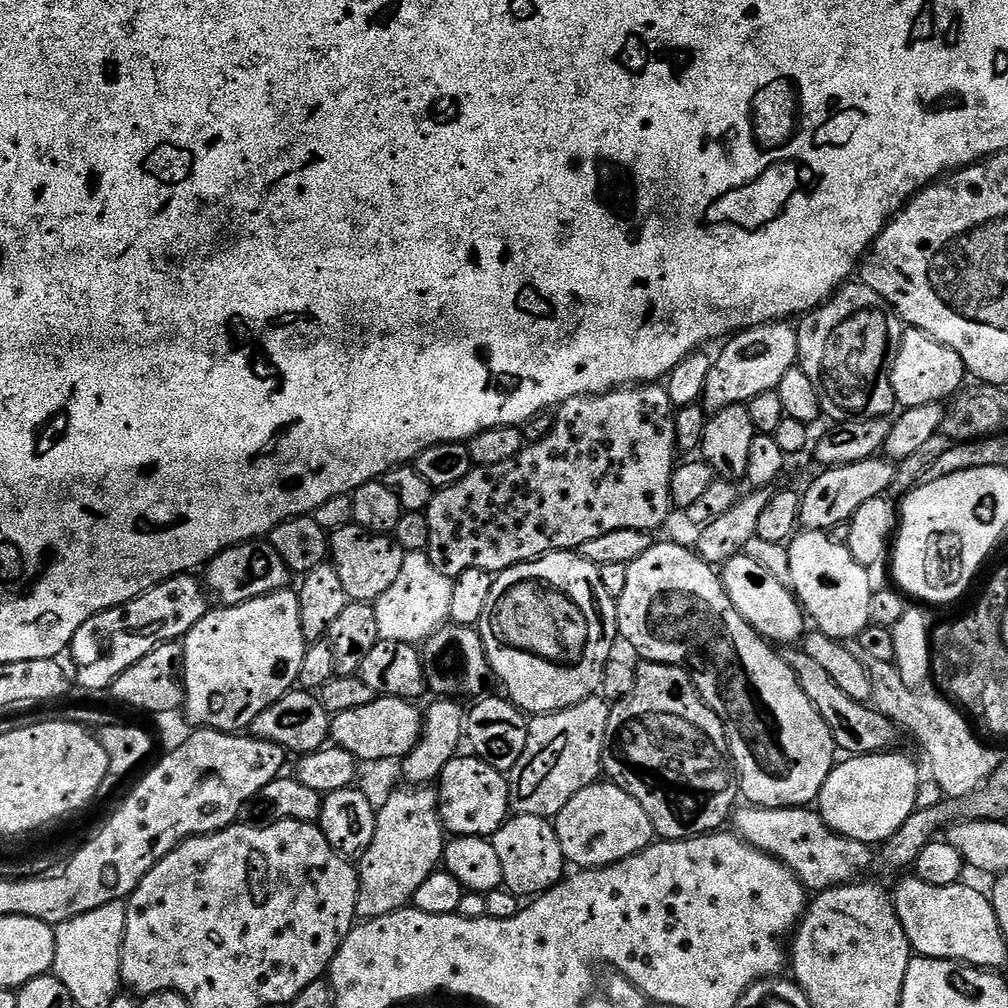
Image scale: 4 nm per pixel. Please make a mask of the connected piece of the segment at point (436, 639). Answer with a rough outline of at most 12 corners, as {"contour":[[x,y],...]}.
{"contour":[[449,622],[423,641],[427,687],[479,697],[492,676],[479,631]]}

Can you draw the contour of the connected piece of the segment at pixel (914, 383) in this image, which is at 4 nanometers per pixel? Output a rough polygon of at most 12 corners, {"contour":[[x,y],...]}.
{"contour":[[905,327],[892,360],[901,409],[948,402],[965,387],[962,358]]}

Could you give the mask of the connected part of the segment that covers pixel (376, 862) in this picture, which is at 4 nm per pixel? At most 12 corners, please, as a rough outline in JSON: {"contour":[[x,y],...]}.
{"contour":[[397,787],[358,857],[361,921],[441,867],[437,789]]}

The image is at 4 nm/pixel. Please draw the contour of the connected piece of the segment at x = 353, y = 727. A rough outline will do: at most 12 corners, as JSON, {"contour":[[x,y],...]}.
{"contour":[[397,696],[335,713],[330,740],[357,761],[403,758],[421,709]]}

